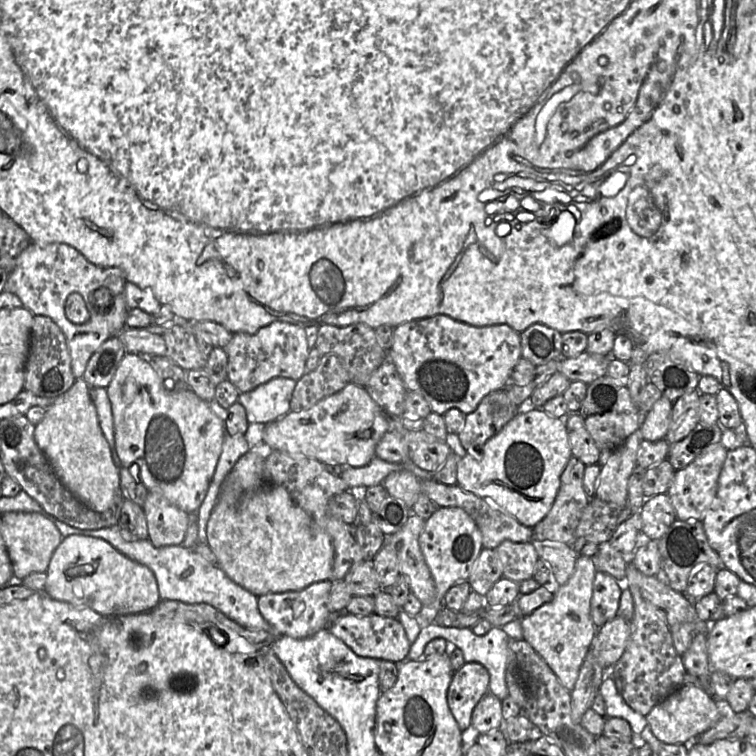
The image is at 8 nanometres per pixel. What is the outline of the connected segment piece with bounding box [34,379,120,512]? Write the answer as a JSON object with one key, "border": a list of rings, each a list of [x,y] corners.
{"border":[[[76,379],[71,388],[46,409],[44,418],[35,426],[34,438],[60,482],[91,510],[104,512],[120,492],[120,477],[99,426],[90,389],[84,379]]]}

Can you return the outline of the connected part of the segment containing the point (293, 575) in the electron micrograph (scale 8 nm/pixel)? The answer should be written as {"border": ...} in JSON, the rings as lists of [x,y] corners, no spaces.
{"border":[[[265,447],[264,449],[251,449],[236,462],[221,485],[221,491],[217,502],[211,512],[206,526],[206,544],[210,547],[217,558],[216,565],[221,568],[233,582],[245,588],[257,597],[267,593],[299,591],[315,582],[330,580],[334,557],[334,549],[329,535],[316,524],[313,518],[306,511],[294,502],[287,490],[281,486],[265,484],[262,482],[262,468],[265,455]]]}

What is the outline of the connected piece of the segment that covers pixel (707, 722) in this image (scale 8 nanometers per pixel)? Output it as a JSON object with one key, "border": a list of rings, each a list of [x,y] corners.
{"border":[[[688,685],[680,687],[657,704],[645,717],[654,736],[660,742],[689,745],[724,717],[721,705],[721,700],[716,700],[700,686]]]}

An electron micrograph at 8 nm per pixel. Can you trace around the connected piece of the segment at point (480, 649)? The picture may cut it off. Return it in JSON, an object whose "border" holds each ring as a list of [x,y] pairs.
{"border":[[[432,623],[421,628],[417,639],[410,646],[407,659],[418,660],[422,658],[426,645],[435,638],[443,638],[451,647],[459,648],[466,663],[476,662],[482,664],[490,676],[489,692],[501,701],[508,696],[506,672],[508,668],[515,664],[513,664],[513,655],[508,647],[510,637],[501,627],[492,627],[485,635],[478,636],[473,633],[472,628],[444,627]]]}

